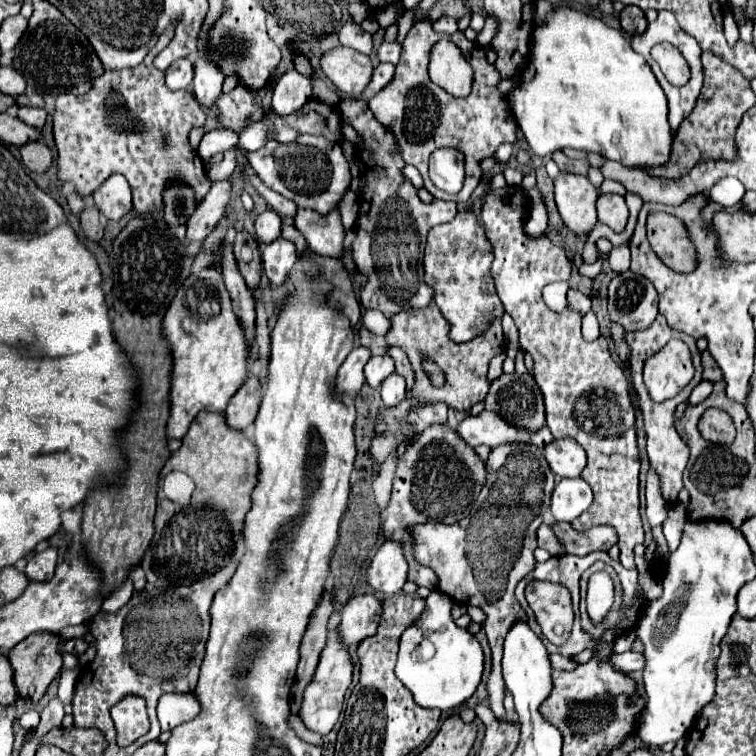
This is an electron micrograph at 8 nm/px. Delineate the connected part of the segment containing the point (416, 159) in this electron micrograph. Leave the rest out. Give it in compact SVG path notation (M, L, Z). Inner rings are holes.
M424 17L412 25L412 29L408 31L408 35L404 39L394 79L378 95L374 95L368 101L374 117L396 135L404 161L414 165L422 173L424 187L434 197L444 199L444 201L454 201L454 203L468 201L468 197L472 195L472 191L476 189L476 185L480 183L480 177L482 177L478 163L482 159L490 157L498 149L500 143L504 143L504 141L516 143L516 133L514 133L516 121L514 121L514 115L510 113L506 97L502 97L496 89L498 81L500 81L498 71L486 61L484 49L470 43L462 35L462 31L456 31L454 35L434 31L432 21L428 17ZM440 39L454 41L462 49L462 53L466 55L466 59L470 61L470 65L474 69L472 93L464 99L456 99L456 97L448 95L444 89L434 87L434 83L428 79L428 53L430 53L432 45ZM440 147L452 147L452 149L460 151L466 159L464 187L456 195L448 195L448 193L440 191L438 187L434 187L434 183L428 177L428 157L434 149L440 149Z

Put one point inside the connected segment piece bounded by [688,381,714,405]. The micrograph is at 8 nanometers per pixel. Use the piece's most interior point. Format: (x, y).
(704, 389)

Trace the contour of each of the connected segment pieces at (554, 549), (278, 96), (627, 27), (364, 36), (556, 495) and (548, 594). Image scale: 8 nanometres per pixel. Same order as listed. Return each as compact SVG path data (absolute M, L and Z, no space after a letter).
M542 523L538 527L538 547L546 549L552 555L562 555L564 553L562 545L558 543L558 539L556 539L556 535L554 535L554 531L552 531L552 527L548 523Z
M296 69L286 71L282 79L276 83L272 97L272 111L282 117L290 115L298 111L298 107L302 107L302 103L306 103L310 95L312 95L312 81L300 75Z
M628 5L622 9L620 25L622 25L622 31L628 35L638 35L638 33L646 31L646 27L648 27L644 11L640 7L634 7L634 5Z
M348 21L348 23L340 29L338 37L340 37L340 43L342 43L342 45L352 47L352 49L364 53L364 55L370 55L370 51L372 51L372 35L366 33L360 25L356 25L356 23L352 23L352 21Z
M560 479L552 491L552 515L556 521L572 521L582 511L586 511L592 503L592 491L590 485L582 479Z
M530 581L526 587L526 601L548 641L554 645L566 643L574 623L570 591L560 583Z

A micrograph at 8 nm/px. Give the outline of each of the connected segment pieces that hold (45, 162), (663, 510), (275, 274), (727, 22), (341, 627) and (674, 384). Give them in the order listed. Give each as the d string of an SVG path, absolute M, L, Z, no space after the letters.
M32 141L22 145L20 157L22 157L22 163L34 173L44 173L52 163L52 153L42 141Z
M650 471L648 473L648 483L646 483L646 517L648 517L650 527L662 525L666 515L668 515L668 503L660 495L658 477Z
M276 239L274 243L262 249L262 265L264 273L274 285L284 285L292 265L296 263L296 247L288 239Z
M728 13L728 15L724 17L724 33L726 33L726 39L728 39L730 45L734 45L734 43L738 41L738 25L734 23L732 13Z
M356 595L340 609L336 631L346 645L356 645L376 633L380 619L380 601L372 595Z
M672 339L660 353L644 363L644 385L654 403L678 395L692 379L692 361L684 341Z

